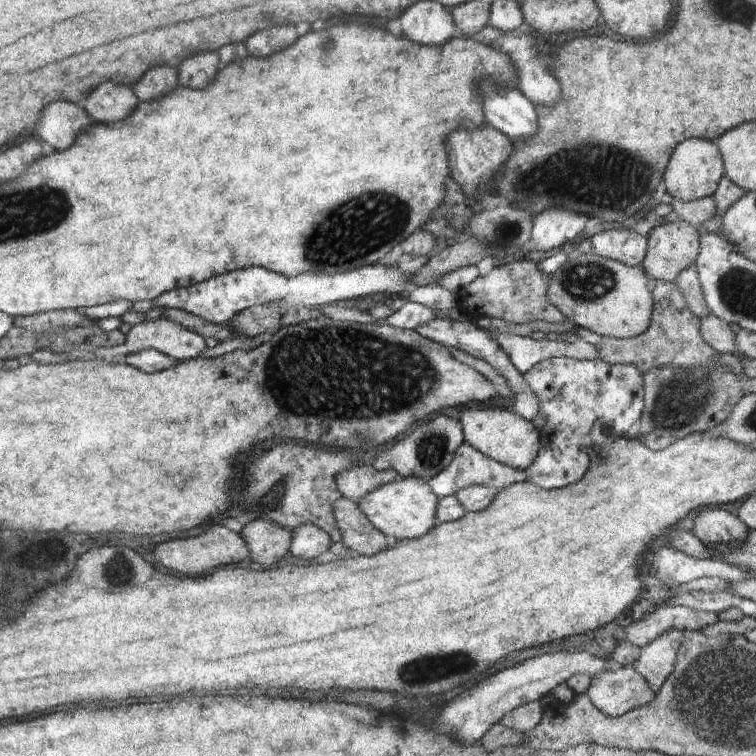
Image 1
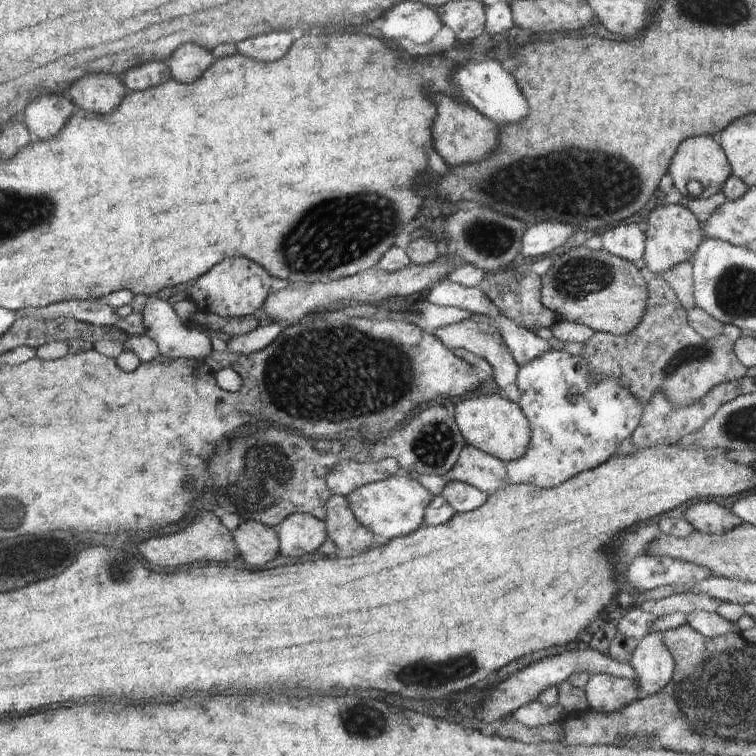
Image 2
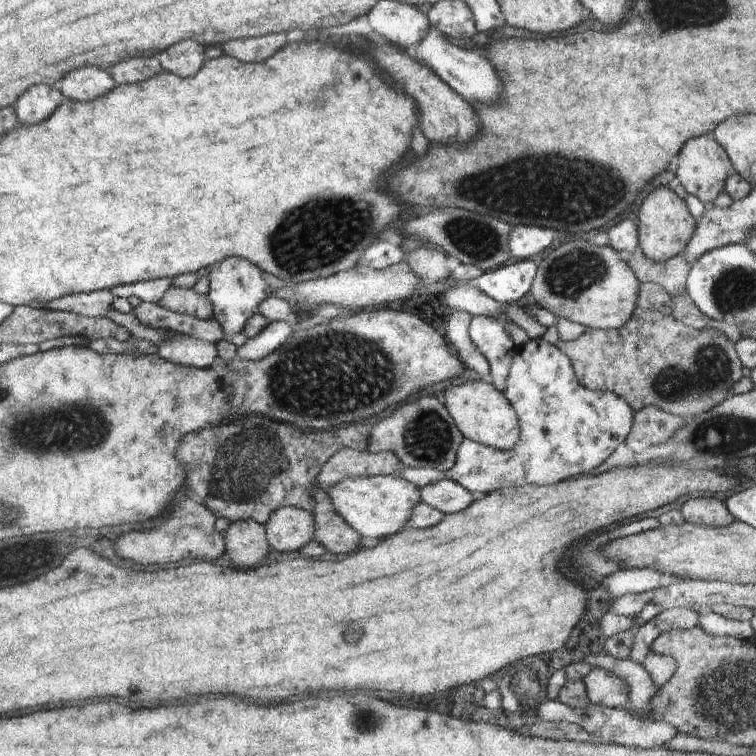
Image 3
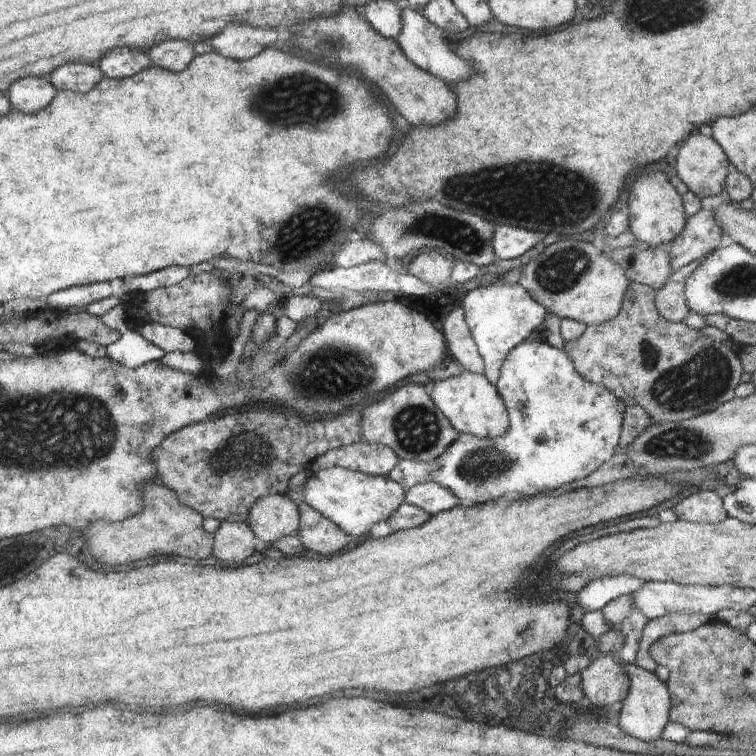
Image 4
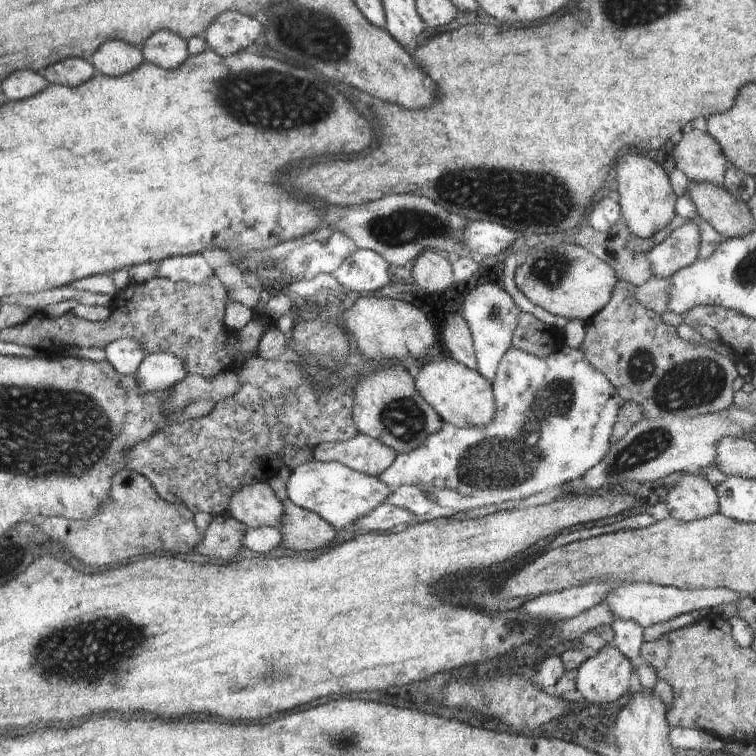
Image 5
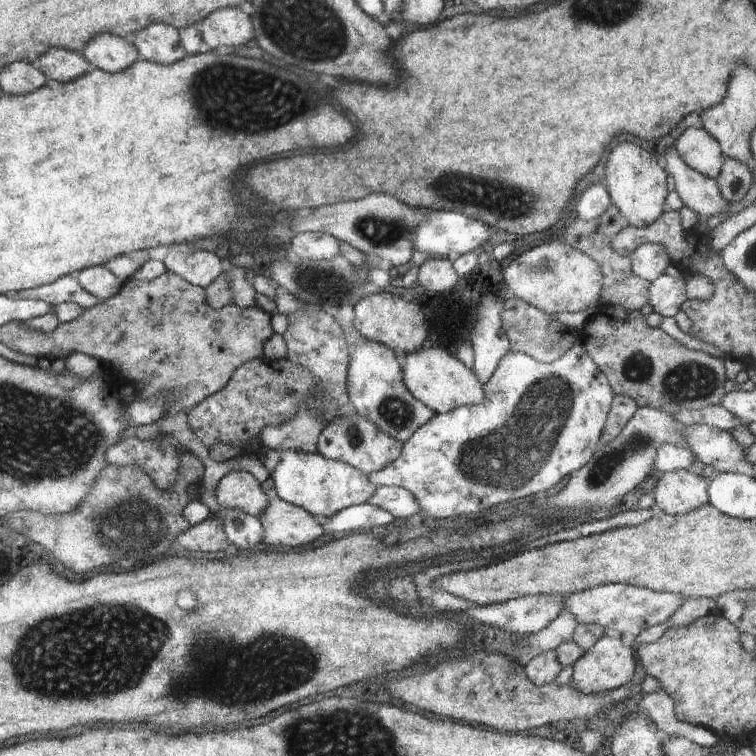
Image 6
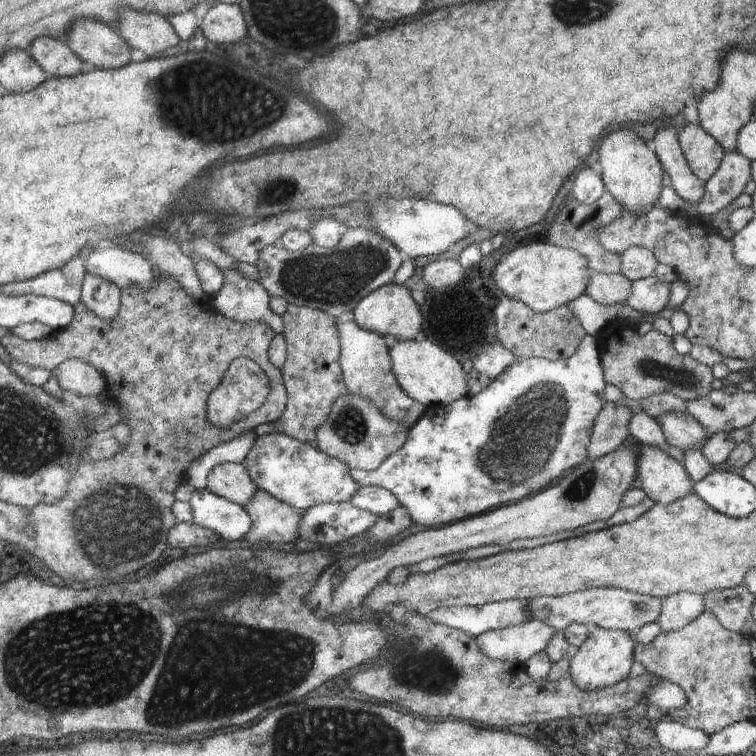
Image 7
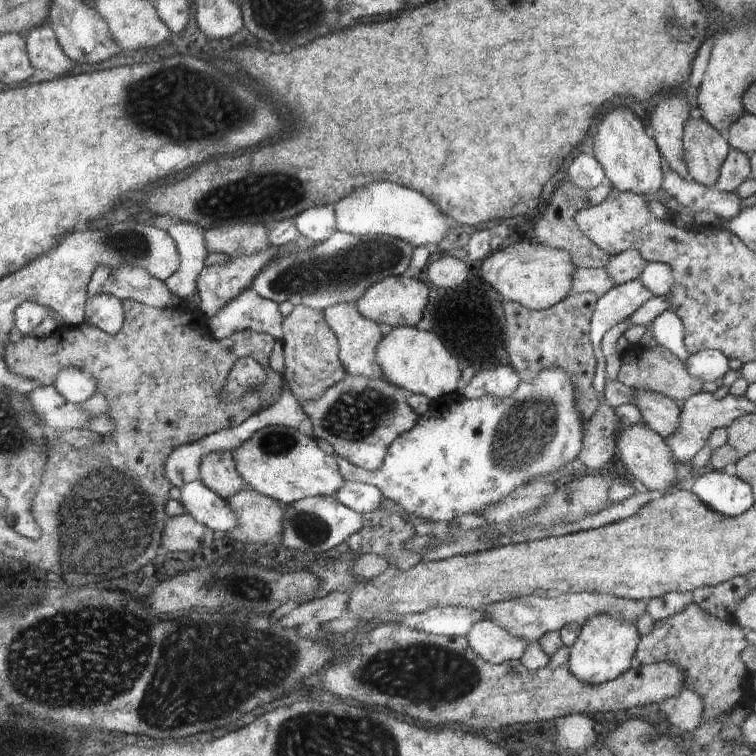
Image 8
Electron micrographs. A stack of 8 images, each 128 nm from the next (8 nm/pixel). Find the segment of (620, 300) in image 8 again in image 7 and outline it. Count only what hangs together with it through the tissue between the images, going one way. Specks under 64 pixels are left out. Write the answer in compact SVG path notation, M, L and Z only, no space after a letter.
M646 277L632 282L632 296L624 304L640 312L655 314L666 308L671 284L664 284L656 277Z

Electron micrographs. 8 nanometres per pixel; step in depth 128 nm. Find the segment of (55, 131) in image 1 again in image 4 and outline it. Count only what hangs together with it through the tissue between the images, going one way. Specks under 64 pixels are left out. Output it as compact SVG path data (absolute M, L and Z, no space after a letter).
M22 78L8 88L8 98L20 112L42 110L56 94L56 88L44 78Z

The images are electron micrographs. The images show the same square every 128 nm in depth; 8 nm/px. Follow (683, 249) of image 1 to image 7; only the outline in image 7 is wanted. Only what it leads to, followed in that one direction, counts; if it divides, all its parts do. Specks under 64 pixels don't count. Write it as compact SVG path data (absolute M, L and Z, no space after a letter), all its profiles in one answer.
M622 129L612 132L600 140L598 146L598 158L600 163L597 169L604 181L606 190L614 196L620 208L626 208L628 212L640 216L654 208L662 192L663 166L650 144L632 130Z

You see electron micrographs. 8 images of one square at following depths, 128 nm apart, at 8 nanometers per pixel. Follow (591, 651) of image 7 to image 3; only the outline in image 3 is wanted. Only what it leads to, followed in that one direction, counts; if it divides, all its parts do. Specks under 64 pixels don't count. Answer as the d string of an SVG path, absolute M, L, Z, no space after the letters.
M592 668L583 678L588 698L595 705L611 709L628 706L629 686L613 672Z

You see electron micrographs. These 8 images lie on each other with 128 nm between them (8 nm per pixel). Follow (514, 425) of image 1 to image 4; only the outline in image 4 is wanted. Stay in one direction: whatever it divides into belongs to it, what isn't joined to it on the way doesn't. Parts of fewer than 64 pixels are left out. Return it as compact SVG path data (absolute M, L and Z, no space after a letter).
M464 371L458 376L436 380L431 384L432 386L428 387L430 398L442 410L442 414L448 418L456 432L478 438L500 438L510 428L508 410L498 394L497 387L491 385L485 375Z

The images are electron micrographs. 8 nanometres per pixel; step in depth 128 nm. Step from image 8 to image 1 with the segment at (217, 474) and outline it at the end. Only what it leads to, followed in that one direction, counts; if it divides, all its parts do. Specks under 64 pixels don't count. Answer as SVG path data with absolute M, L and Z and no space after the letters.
M300 524L298 528L291 530L292 544L290 544L290 554L296 558L318 558L320 554L324 554L333 543L330 536L316 524Z

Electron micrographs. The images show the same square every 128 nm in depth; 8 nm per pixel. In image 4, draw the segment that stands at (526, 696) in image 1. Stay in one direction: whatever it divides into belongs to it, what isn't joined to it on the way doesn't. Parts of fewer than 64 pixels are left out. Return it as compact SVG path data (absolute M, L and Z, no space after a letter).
M621 661L619 663L630 678L630 688L626 698L622 701L618 725L626 734L638 738L642 742L654 742L654 740L660 739L660 734L664 732L664 728L670 720L668 714L671 700L666 683L662 682L654 673L644 670L636 664Z

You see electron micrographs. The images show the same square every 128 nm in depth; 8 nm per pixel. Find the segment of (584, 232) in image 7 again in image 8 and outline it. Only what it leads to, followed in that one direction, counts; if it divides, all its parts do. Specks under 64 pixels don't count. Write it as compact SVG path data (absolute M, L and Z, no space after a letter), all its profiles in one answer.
M570 180L563 181L560 188L557 188L552 194L552 198L550 198L548 206L544 208L542 216L532 222L534 236L540 240L542 246L568 252L570 258L572 258L572 264L576 267L606 268L608 262L612 260L612 256L606 254L604 250L600 250L594 242L582 234L575 223L575 216L581 210L602 204L602 201L610 196L610 192L612 192L612 188L603 185L592 188L592 190L582 190Z

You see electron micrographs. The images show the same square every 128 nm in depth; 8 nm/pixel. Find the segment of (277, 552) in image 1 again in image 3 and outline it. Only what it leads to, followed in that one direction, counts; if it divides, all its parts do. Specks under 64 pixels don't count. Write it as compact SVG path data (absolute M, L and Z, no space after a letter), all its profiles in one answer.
M255 520L234 521L222 532L222 538L226 554L242 568L256 566L272 550L266 540L266 528Z

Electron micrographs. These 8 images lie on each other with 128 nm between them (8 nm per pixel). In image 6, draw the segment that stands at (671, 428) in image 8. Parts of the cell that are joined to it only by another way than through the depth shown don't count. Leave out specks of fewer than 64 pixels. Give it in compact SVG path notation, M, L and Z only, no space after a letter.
M704 424L686 425L684 440L692 448L695 460L712 466L717 474L736 473L736 466L746 461L746 448L742 448L729 431Z

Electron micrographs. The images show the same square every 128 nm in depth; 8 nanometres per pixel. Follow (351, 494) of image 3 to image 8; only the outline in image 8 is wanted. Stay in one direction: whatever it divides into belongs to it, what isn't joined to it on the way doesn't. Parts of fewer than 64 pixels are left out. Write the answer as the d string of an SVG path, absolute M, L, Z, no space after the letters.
M272 425L258 430L248 442L233 452L236 472L248 488L278 501L282 506L303 498L334 496L346 482L334 456L324 452L321 443L294 428Z

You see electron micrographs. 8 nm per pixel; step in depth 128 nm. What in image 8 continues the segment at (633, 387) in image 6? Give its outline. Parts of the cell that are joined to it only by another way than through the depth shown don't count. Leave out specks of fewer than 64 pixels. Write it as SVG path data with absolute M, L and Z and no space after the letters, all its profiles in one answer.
M632 344L632 348L620 356L620 380L624 384L630 384L634 390L652 390L656 394L663 394L673 401L686 400L690 396L702 393L704 382L690 376L686 370L686 362L676 358L670 350L666 350L662 344L656 344L653 350L639 348L638 344Z

